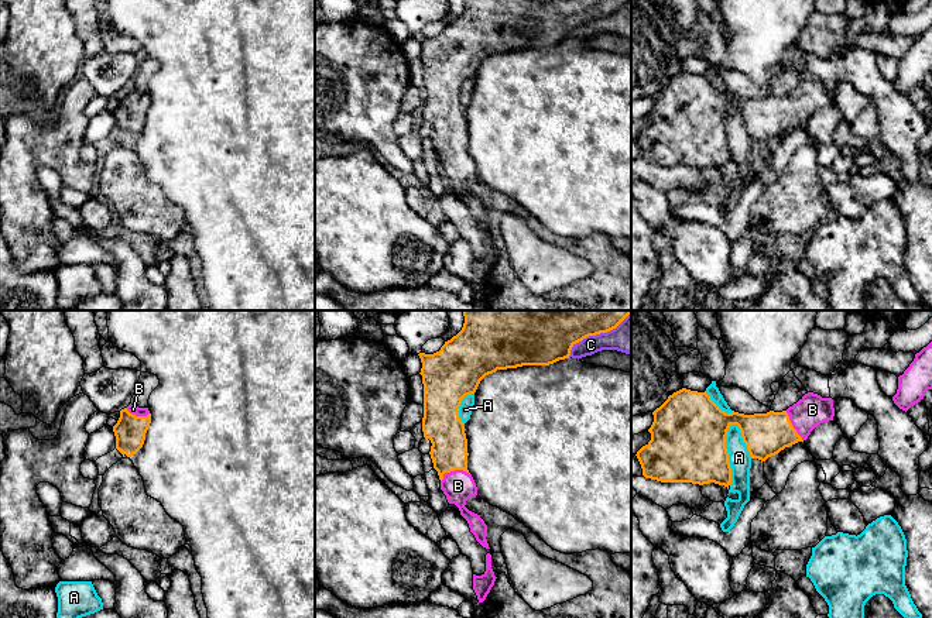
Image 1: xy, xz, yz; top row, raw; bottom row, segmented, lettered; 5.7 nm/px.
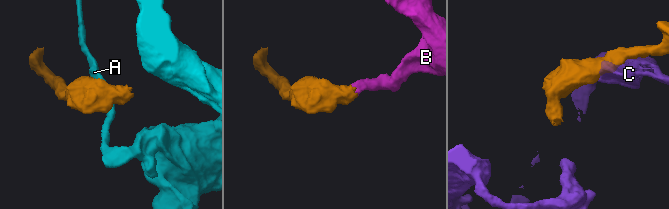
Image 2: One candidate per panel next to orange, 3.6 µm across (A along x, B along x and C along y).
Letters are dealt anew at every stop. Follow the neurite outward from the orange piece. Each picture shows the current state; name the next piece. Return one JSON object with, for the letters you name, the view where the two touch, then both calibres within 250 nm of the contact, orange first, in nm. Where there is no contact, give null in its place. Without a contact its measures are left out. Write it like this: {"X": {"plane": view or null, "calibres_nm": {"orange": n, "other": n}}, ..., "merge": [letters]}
{"B": {"plane": "xz", "calibres_nm": {"orange": 220, "other": 180}}, "merge": ["B"]}

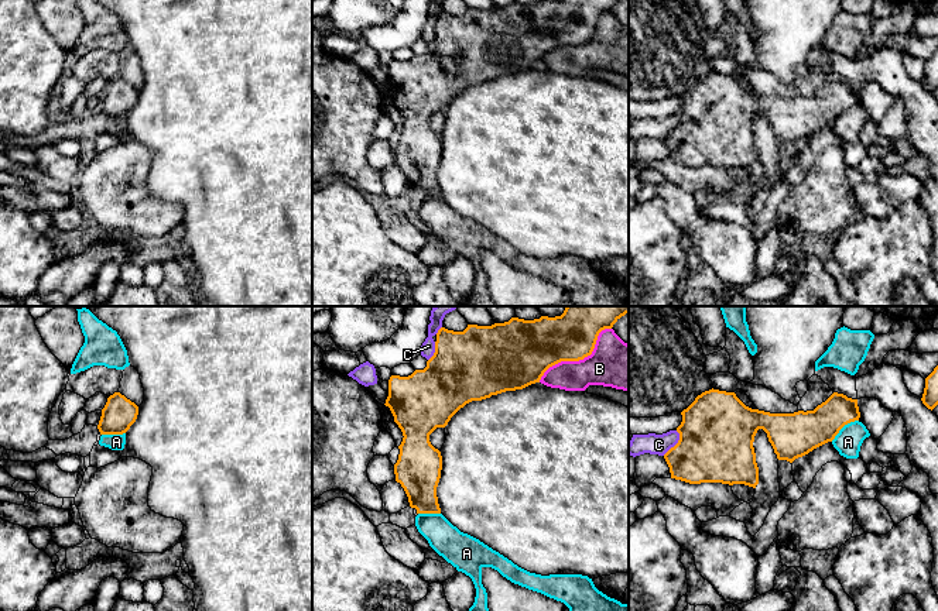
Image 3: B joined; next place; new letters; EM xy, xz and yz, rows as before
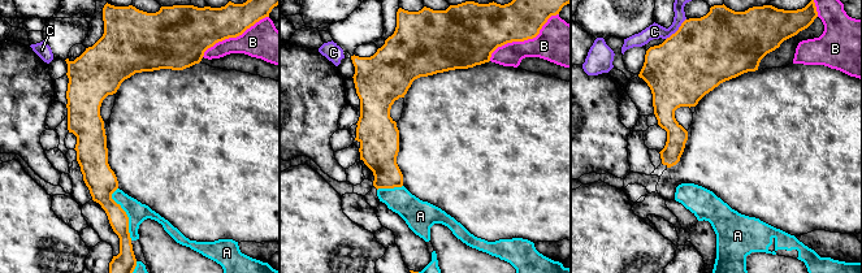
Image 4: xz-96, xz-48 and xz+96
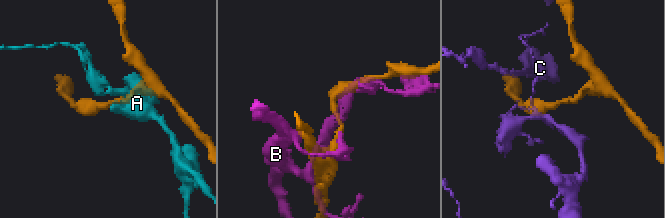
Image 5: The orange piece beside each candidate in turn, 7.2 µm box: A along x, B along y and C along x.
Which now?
{"merge": []}

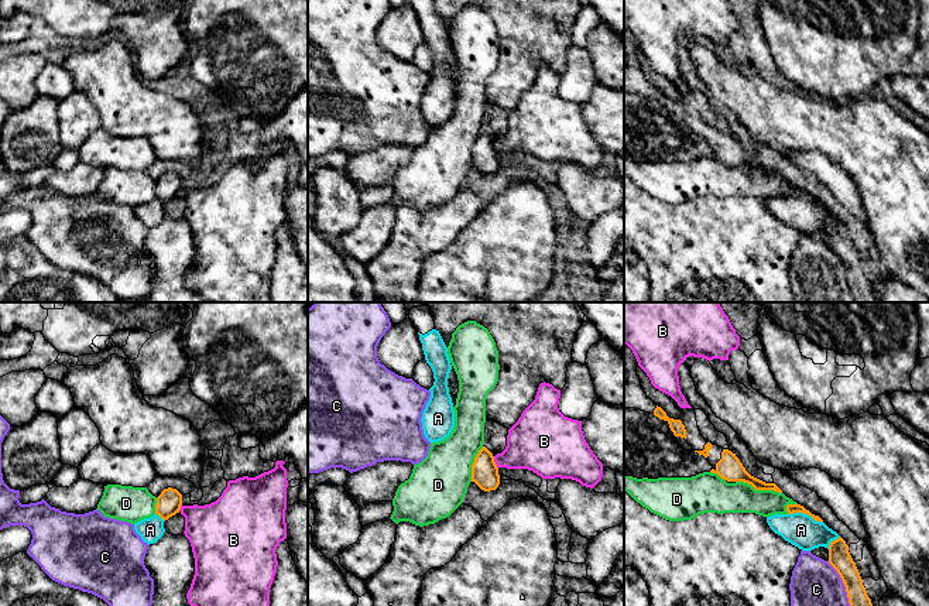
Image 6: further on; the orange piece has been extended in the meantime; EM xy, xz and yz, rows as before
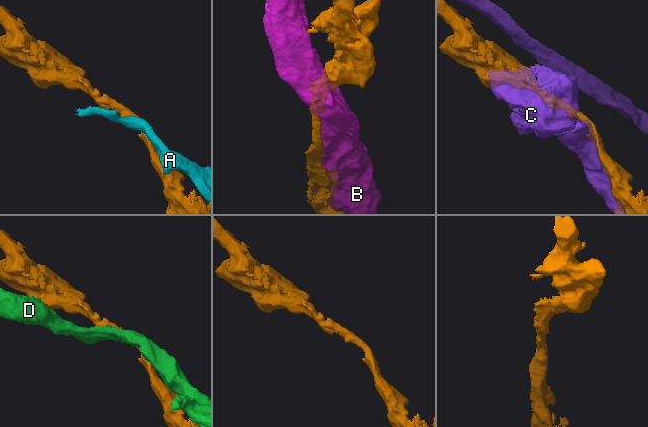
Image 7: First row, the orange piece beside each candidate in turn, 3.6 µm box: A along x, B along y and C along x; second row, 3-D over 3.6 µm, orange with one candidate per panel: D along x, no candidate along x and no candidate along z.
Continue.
{"merge": []}

